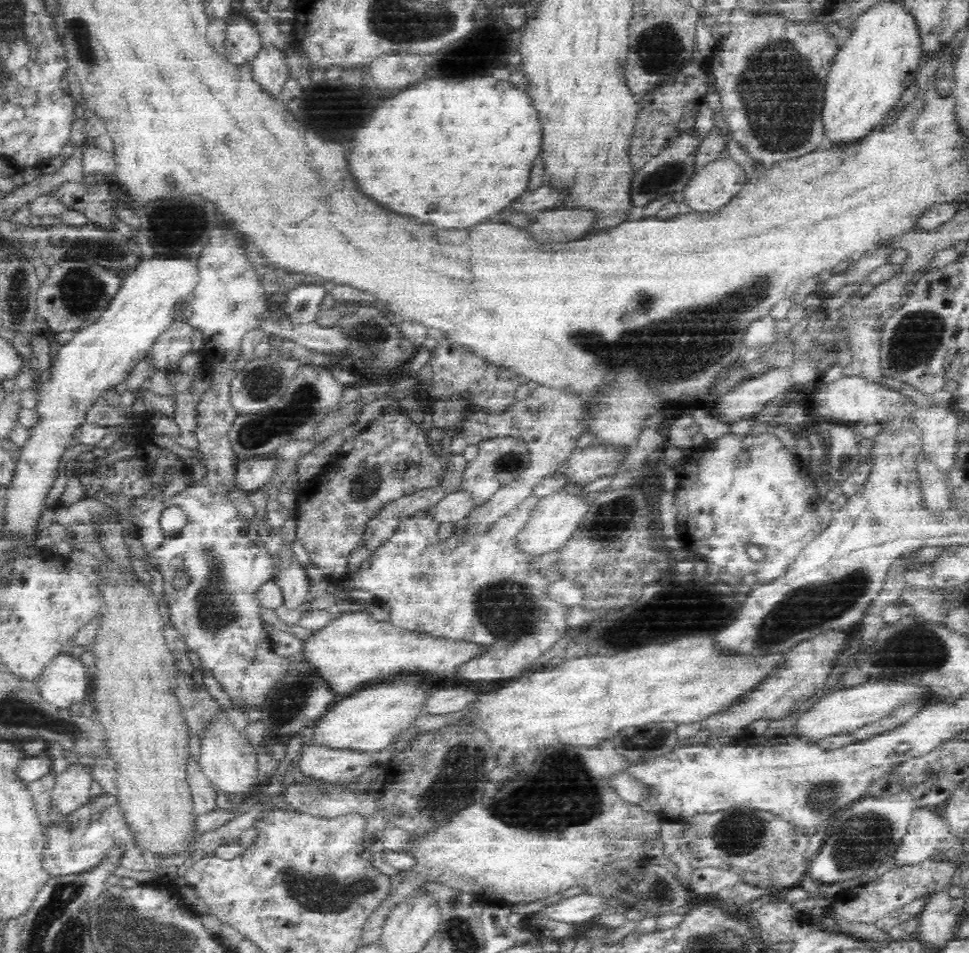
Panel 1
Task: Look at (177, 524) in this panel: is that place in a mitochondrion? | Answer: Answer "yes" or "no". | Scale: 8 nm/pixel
no

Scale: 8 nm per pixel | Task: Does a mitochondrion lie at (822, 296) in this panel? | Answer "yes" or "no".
no

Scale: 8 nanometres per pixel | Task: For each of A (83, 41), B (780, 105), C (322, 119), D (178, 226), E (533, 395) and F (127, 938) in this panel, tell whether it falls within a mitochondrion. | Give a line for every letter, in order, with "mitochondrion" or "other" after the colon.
A: mitochondrion
B: mitochondrion
C: mitochondrion
D: mitochondrion
E: other
F: mitochondrion

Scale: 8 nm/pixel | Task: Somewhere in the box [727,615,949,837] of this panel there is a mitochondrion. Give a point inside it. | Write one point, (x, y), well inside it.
(816, 792)

